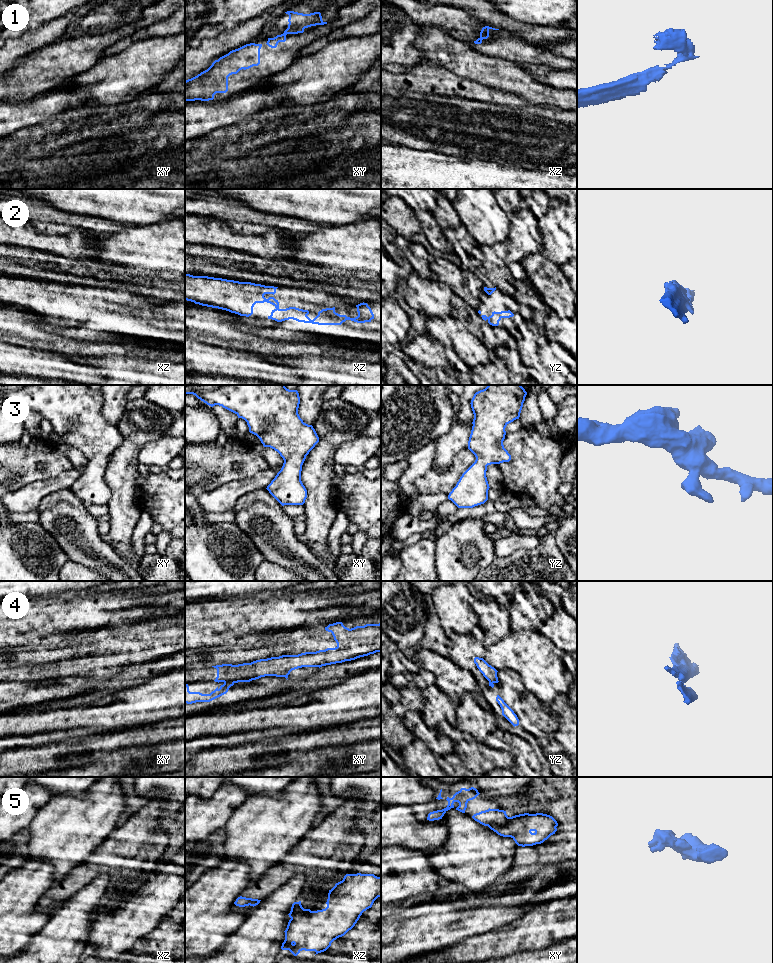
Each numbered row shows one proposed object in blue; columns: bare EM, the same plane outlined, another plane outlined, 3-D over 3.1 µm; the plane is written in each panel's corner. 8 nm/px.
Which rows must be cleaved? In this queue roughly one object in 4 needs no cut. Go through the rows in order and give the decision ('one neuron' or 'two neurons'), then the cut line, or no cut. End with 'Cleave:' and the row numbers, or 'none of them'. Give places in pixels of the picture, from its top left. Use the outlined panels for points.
1: two neurons; cut in xy along (283, 33), (285, 35)
2: one neuron; no cut
3: one neuron; no cut
4: two neurons; cut in xy along (224, 682), (233, 683)
5: two neurons; cut in xy along (509, 817), (503, 824), (490, 824), (488, 826)
Cleave: 1, 4, 5

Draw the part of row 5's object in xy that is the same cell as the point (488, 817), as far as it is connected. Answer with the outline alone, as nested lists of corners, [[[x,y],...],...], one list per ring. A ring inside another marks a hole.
[[[488,809],[481,811],[472,816],[472,818],[484,826],[495,825],[504,825],[508,822],[509,817],[506,814],[506,811],[499,809]]]

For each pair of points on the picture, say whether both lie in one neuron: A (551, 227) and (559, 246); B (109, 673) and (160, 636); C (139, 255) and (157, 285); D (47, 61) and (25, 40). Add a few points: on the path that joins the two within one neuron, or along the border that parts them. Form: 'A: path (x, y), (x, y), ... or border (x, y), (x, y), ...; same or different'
A: path (552, 232), (559, 241); same
B: path (120, 660), (137, 643), (147, 641); same
C: border (130, 275), (159, 277), (174, 281); different
D: border (56, 42), (36, 49), (16, 62); different

